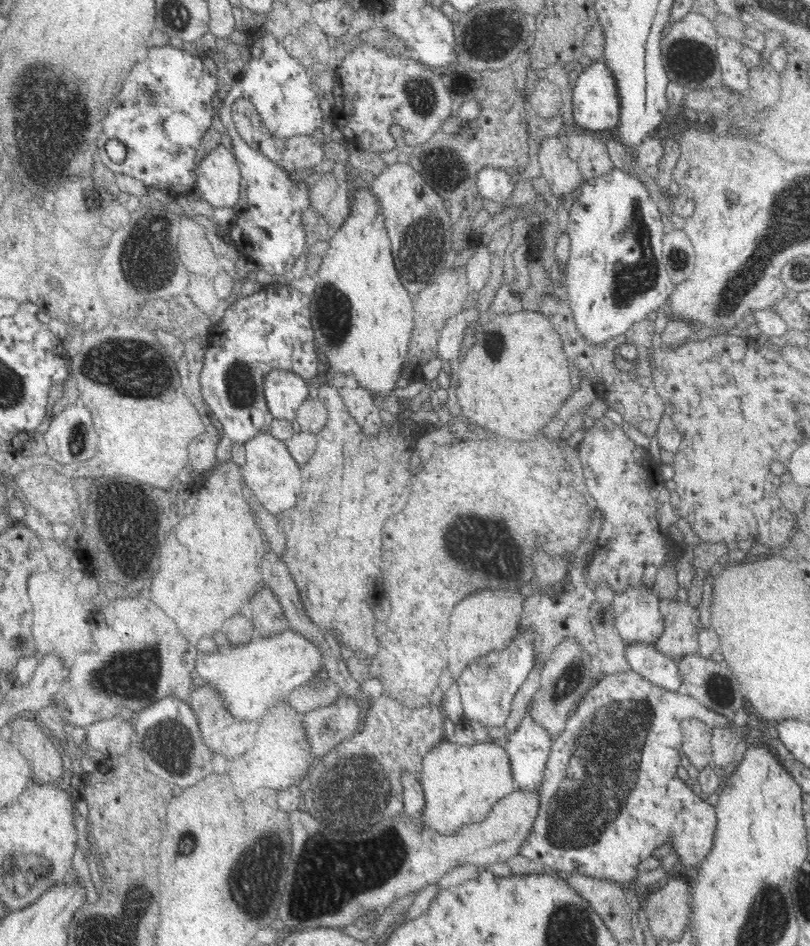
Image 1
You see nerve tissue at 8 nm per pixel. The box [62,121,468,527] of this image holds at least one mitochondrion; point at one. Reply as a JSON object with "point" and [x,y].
{"point":[119,367]}

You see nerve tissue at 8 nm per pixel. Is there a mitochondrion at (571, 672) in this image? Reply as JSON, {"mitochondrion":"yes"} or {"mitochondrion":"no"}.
{"mitochondrion":"yes"}

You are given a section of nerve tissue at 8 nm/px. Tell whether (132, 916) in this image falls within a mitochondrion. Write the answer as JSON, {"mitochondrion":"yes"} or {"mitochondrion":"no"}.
{"mitochondrion":"yes"}

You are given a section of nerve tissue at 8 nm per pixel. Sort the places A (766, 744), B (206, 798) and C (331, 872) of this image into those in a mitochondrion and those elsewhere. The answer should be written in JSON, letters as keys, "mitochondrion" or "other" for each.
{"A":"other","B":"other","C":"mitochondrion"}

